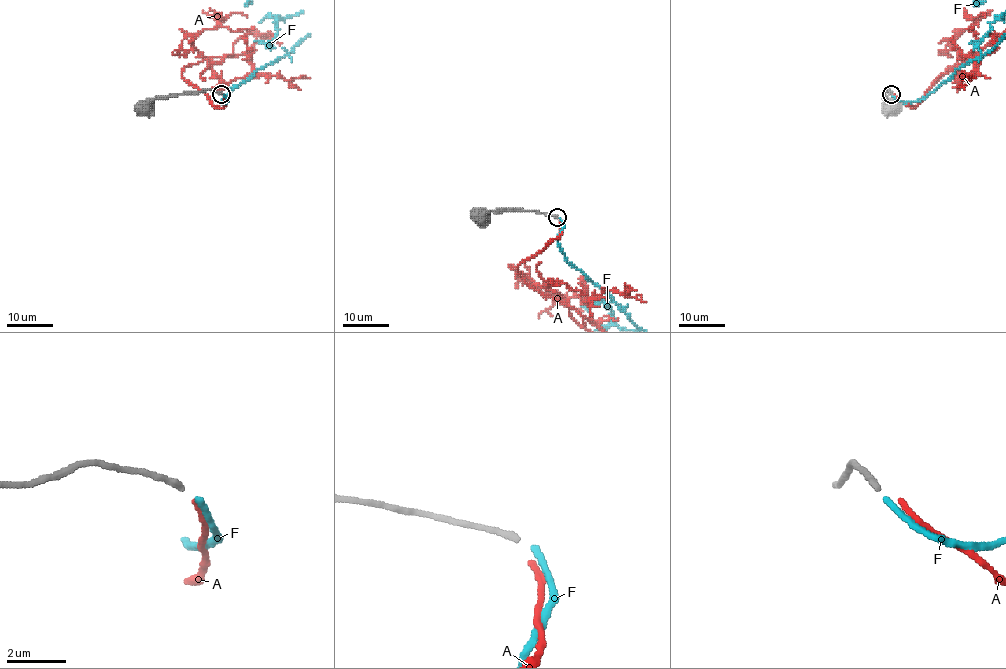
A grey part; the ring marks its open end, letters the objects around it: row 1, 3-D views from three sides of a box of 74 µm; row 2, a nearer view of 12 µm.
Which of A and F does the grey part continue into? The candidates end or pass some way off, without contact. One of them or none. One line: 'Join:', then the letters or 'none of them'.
Join: F

